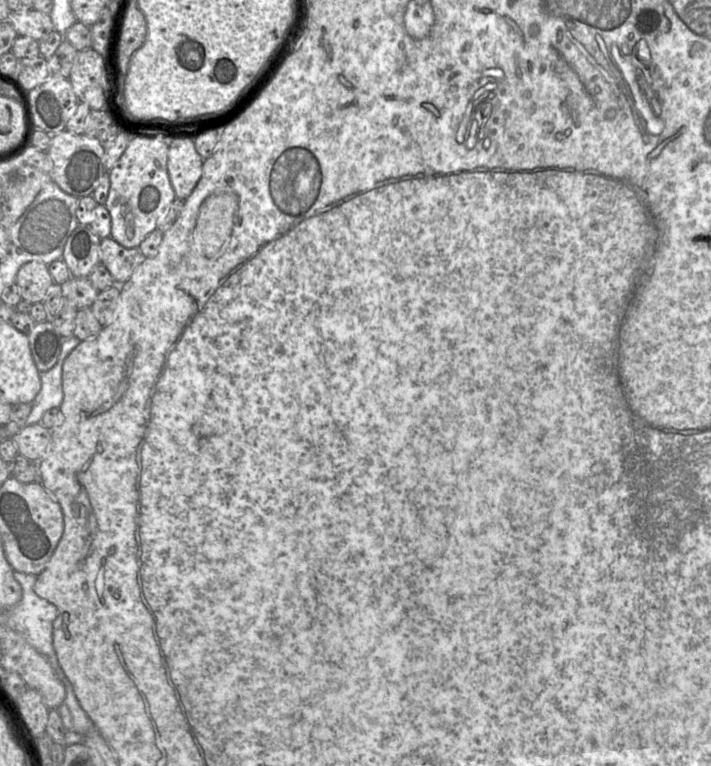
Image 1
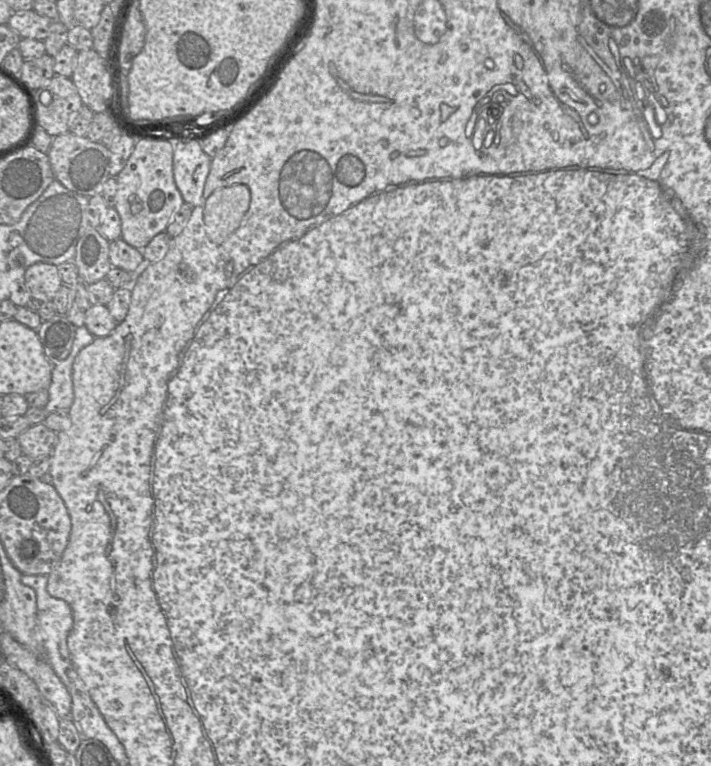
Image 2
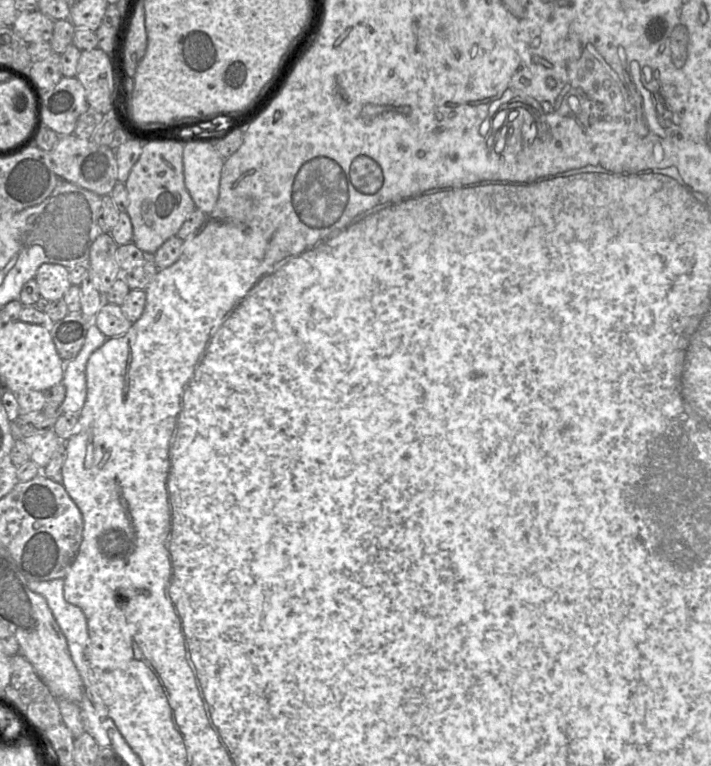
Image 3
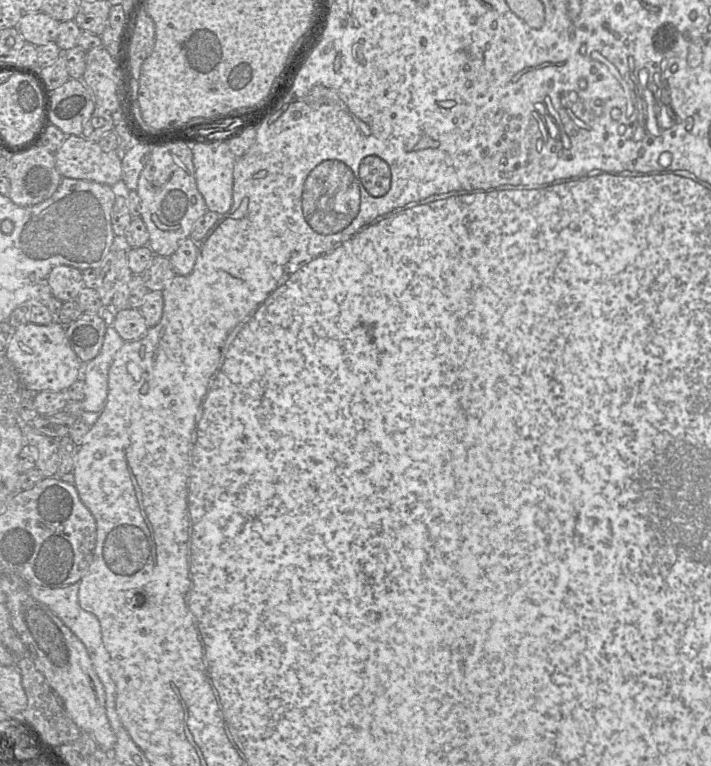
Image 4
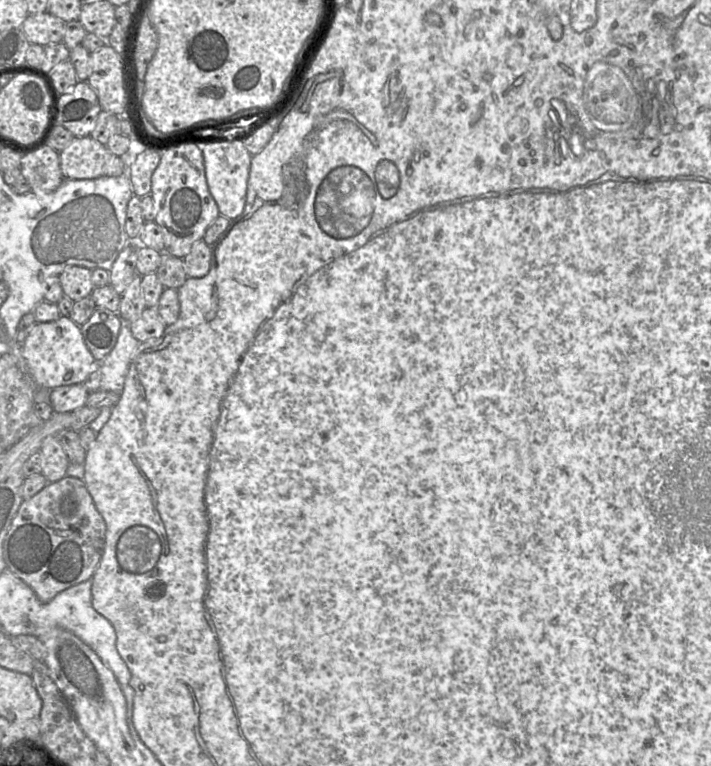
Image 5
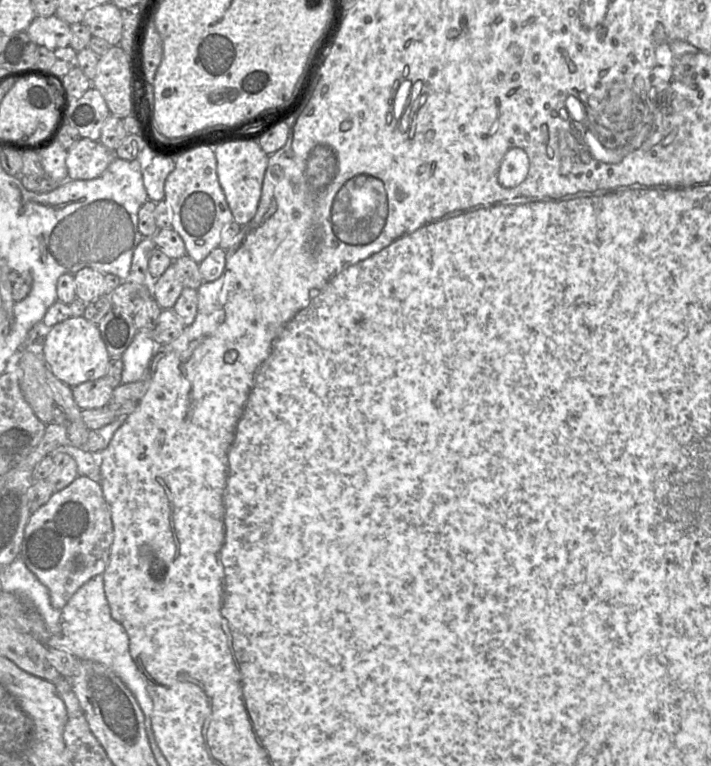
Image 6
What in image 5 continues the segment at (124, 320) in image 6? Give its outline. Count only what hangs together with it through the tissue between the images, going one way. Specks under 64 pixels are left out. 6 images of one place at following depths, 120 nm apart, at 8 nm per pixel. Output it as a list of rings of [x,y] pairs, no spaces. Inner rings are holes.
[[[98,309],[80,326],[86,347],[99,363],[113,351],[121,327],[122,319],[117,312]]]

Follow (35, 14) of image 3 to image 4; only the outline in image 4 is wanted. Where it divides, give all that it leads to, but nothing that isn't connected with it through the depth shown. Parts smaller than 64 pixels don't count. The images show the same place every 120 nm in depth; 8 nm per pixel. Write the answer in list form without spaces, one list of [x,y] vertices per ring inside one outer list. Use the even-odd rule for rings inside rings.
[[[40,11],[24,13],[17,29],[27,43],[40,46],[56,41],[59,24],[59,21]]]

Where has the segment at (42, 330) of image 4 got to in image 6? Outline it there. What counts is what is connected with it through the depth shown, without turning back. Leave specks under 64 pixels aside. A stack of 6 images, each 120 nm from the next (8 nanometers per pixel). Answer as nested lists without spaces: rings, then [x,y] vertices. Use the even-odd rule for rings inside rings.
[[[81,317],[51,327],[42,343],[43,358],[53,375],[71,388],[107,375],[110,356],[101,338],[97,324]]]

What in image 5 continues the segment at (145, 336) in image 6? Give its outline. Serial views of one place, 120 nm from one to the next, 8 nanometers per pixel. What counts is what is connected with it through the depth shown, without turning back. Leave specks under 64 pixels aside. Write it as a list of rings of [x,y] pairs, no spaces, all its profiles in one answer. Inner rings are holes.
[[[122,321],[117,343],[109,357],[100,364],[101,388],[114,393],[122,392],[129,366],[142,345]]]

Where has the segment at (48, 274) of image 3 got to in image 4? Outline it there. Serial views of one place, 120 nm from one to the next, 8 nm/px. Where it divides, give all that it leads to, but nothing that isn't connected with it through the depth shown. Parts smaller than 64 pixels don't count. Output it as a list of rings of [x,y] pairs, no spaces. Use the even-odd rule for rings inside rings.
[[[67,265],[54,267],[46,278],[54,298],[65,302],[76,300],[85,287],[81,270]]]

